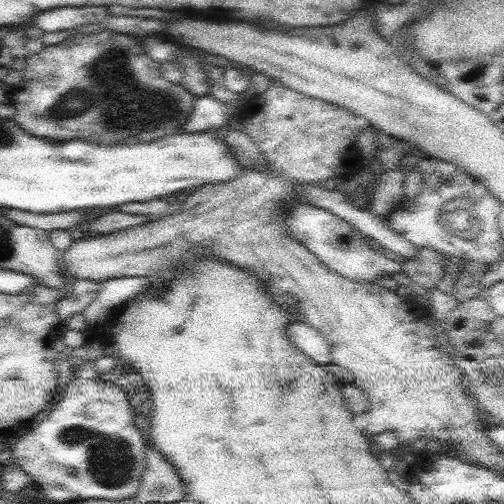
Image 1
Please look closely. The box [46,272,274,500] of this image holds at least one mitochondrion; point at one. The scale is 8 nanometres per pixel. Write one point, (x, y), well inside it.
(110, 459)

